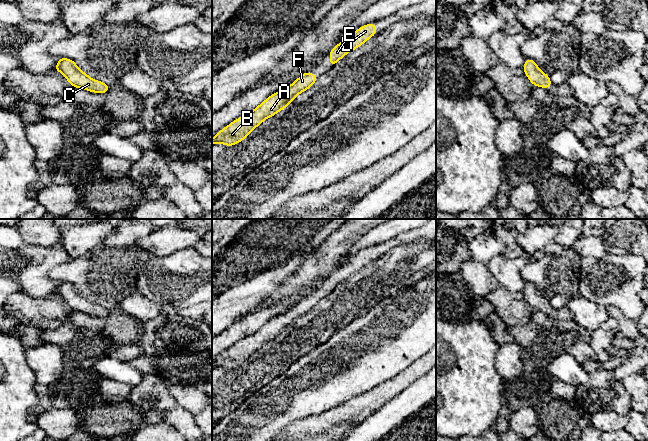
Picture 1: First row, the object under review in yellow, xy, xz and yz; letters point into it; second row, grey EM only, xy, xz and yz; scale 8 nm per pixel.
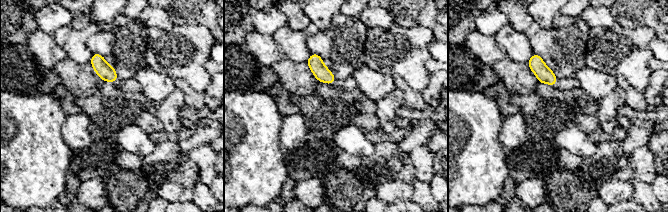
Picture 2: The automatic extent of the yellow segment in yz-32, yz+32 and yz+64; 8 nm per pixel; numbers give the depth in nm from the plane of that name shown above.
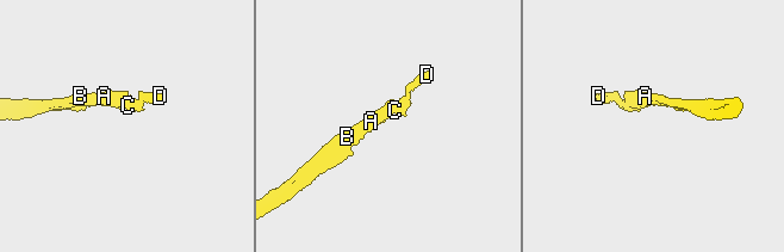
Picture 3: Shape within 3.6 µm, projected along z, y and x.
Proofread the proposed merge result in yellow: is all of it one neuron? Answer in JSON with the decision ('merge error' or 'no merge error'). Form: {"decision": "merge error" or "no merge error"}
{"decision": "no merge error"}

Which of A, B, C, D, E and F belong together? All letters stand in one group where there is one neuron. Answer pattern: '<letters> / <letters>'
A B C D E F

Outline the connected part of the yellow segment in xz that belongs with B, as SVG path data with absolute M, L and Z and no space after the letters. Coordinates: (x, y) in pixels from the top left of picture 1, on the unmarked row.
M310 295L302 298L294 307L272 318L253 335L236 343L219 355L212 363L212 369L223 367L225 370L232 370L241 366L266 342L283 334L297 319L309 313L317 304L318 301Z

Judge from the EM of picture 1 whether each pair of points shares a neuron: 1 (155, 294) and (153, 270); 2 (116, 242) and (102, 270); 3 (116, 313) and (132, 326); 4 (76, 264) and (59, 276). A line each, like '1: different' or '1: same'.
1: same
2: different
3: same
4: same

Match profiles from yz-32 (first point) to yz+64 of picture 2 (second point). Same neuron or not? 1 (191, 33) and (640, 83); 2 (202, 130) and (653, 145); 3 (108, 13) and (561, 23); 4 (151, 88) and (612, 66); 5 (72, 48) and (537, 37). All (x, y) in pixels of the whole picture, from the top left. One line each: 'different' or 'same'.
1: same
2: different
3: different
4: different
5: different

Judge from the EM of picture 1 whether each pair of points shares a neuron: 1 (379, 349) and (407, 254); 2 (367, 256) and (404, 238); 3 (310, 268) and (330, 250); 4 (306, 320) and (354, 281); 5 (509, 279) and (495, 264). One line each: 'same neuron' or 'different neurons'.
1: different neurons
2: same neuron
3: same neuron
4: same neuron
5: same neuron

